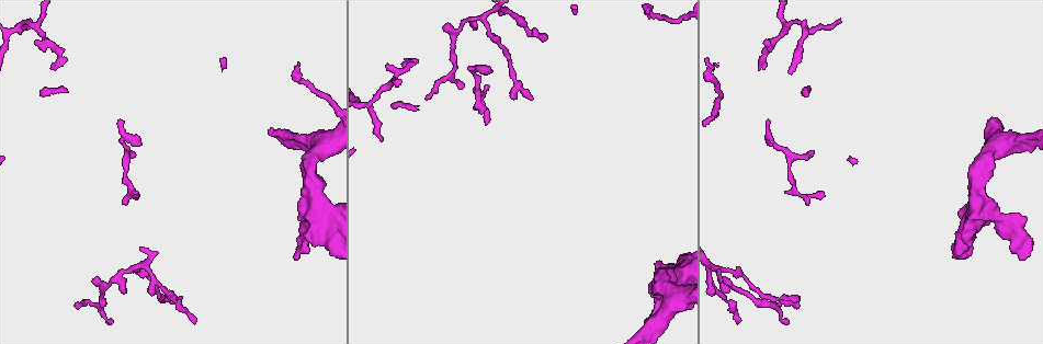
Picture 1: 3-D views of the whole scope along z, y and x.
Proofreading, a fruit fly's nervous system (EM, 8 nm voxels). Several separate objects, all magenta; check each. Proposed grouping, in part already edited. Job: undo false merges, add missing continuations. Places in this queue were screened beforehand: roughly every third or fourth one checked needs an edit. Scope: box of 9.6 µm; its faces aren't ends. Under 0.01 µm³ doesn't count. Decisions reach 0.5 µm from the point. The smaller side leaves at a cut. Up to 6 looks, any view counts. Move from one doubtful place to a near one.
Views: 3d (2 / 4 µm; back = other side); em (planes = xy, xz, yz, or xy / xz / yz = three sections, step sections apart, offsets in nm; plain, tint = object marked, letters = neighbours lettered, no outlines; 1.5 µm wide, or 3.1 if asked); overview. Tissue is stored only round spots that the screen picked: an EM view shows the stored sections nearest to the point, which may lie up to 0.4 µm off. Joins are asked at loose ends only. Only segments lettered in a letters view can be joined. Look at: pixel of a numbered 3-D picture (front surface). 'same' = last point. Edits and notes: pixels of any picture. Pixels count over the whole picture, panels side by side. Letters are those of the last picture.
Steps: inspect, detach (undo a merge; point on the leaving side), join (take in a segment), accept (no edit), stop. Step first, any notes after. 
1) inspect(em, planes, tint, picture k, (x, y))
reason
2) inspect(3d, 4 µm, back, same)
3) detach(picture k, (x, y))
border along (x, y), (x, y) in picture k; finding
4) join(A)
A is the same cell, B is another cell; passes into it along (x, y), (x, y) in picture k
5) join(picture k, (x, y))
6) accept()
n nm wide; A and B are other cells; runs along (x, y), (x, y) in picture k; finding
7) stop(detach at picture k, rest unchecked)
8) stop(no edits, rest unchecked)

inspect(em, xy, step 8, tint, picture 1, (822, 197))
branch stops here

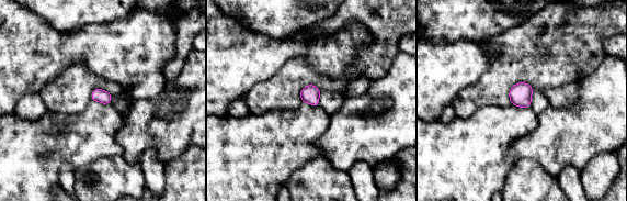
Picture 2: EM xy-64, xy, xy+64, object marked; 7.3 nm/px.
inspect(em, yz, step 4, letters, same)
cut it another way

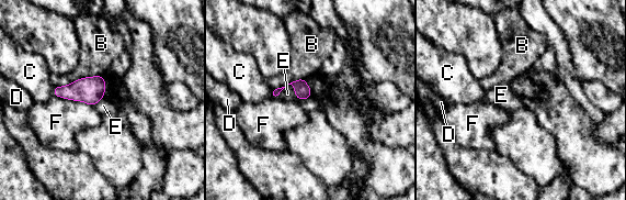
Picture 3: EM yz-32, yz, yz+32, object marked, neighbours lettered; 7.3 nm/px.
accept()
110 nm wide; B, C, D, E and F are other cells; no lettered segment goes on from it

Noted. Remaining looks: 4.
inspect(3d, 4 µm, picture 1, (530, 100))
end of a long branch

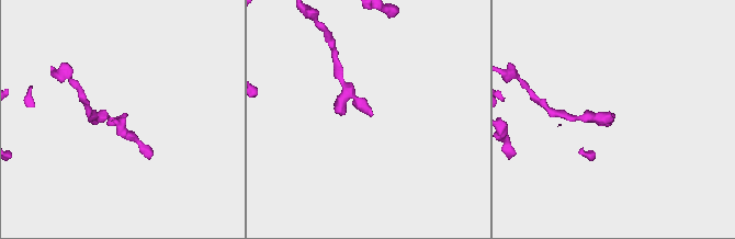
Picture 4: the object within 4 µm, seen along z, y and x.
inspect(em, yz, step 8, letters, picture 4, (613, 116))
now the EM

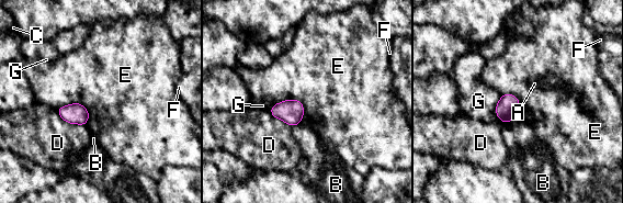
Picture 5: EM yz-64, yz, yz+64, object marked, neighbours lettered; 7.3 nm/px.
inspect(em, planes, letters, same)

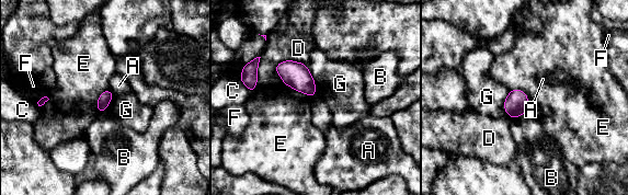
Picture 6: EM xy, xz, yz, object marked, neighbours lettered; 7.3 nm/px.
accept()
A, B, C, D, E, F and G are other cells; no lettered segment goes on from it

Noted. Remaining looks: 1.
stop(no edits, rest unchecked)

